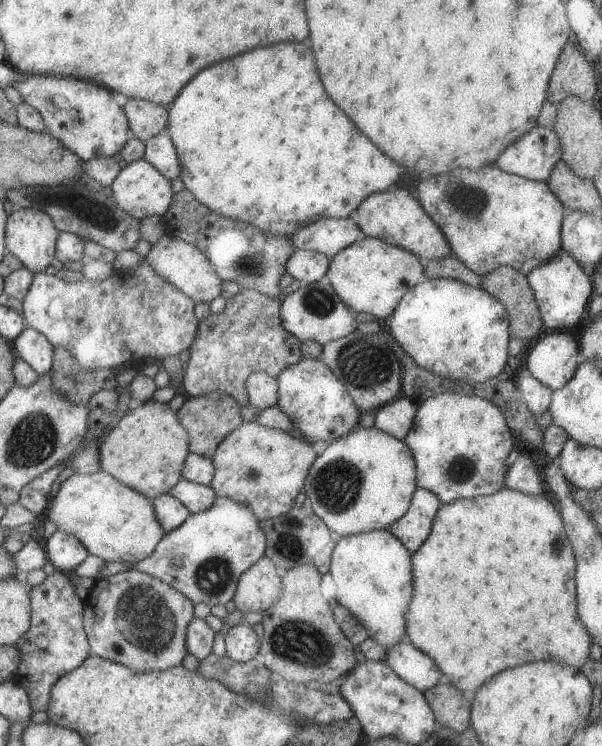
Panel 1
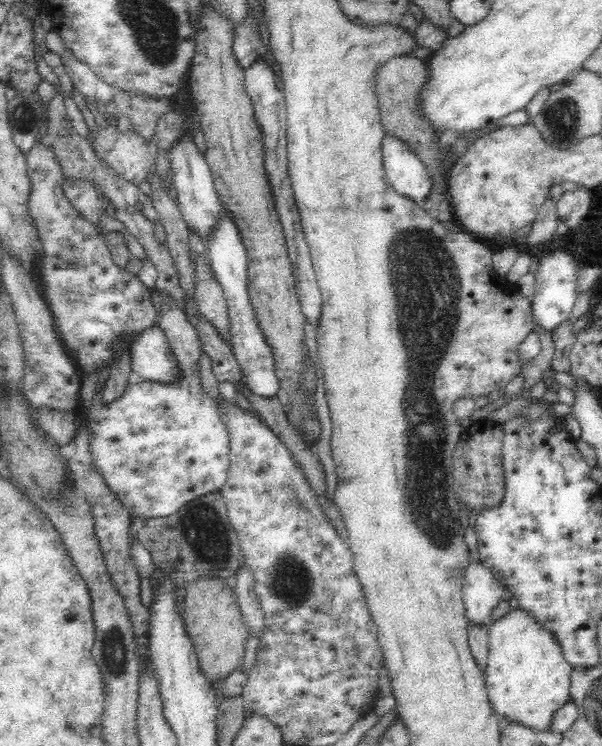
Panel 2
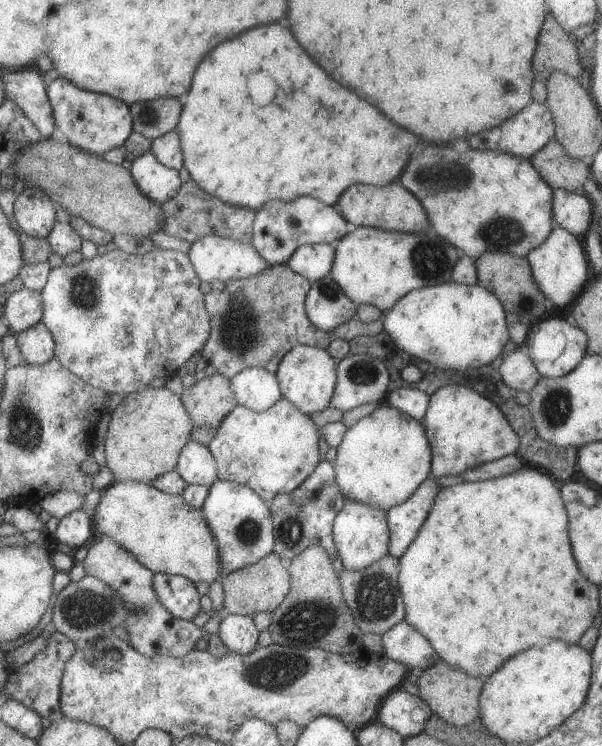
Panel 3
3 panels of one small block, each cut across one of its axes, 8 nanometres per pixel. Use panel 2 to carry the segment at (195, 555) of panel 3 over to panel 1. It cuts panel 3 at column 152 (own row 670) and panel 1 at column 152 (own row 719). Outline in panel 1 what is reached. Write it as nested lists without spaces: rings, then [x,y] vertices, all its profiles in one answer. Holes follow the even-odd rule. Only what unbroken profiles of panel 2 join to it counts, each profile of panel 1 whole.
[[[102,470],[68,476],[49,503],[42,519],[52,522],[59,532],[74,536],[89,555],[105,561],[134,563],[143,560],[164,535],[153,516],[151,501]]]

